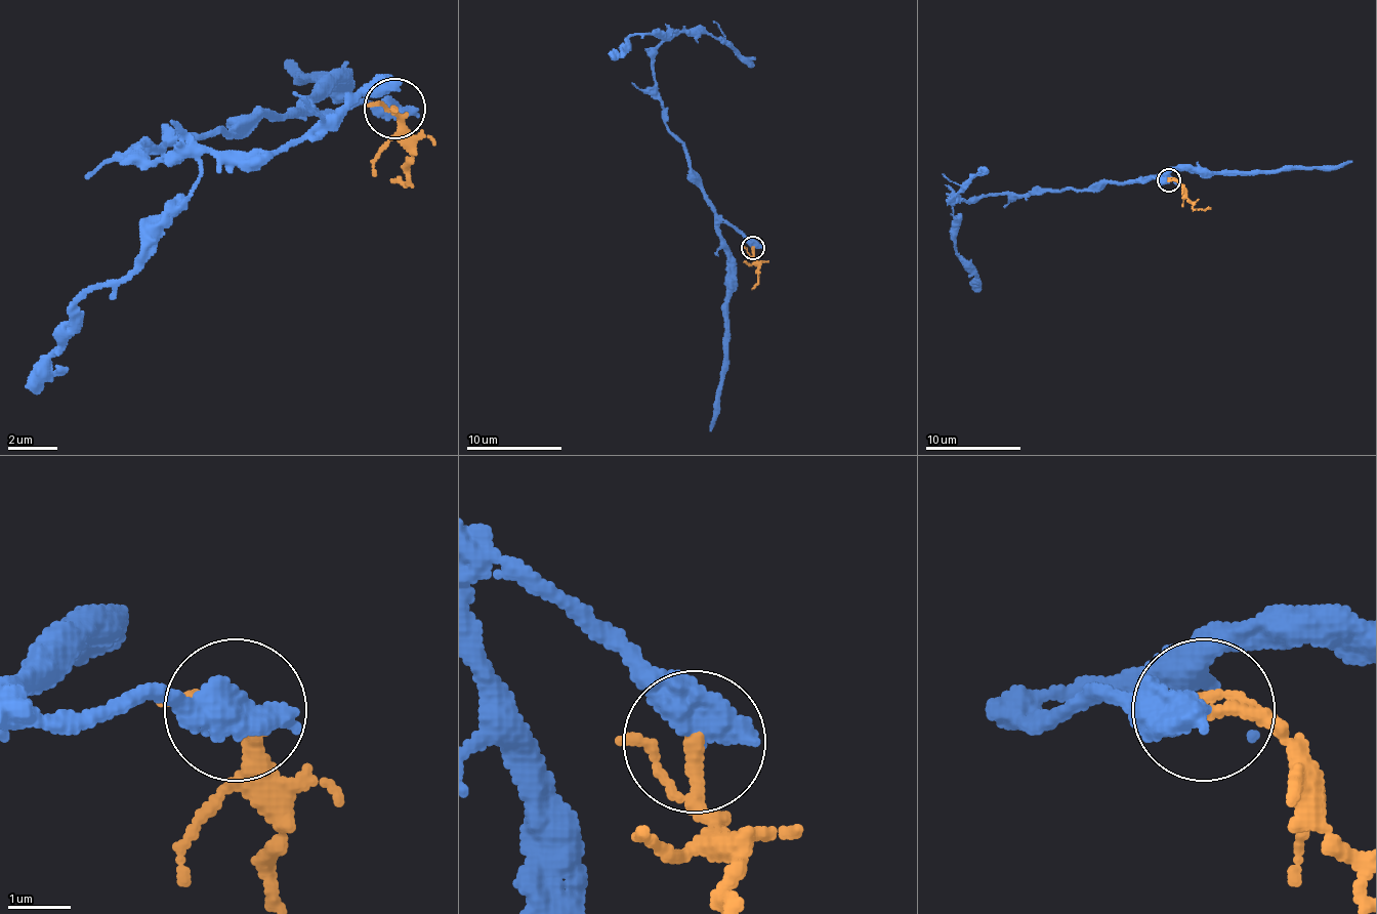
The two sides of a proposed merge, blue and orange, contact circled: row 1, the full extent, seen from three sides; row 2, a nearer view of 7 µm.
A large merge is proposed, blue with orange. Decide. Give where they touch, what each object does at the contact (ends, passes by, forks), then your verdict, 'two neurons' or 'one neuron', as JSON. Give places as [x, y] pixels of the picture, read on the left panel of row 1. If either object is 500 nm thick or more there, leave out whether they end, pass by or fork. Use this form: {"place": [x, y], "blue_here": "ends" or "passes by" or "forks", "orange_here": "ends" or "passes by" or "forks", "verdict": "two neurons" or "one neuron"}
{"place": [394, 109], "verdict": "two neurons"}

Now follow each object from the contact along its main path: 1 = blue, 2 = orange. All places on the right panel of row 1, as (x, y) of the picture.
1: (1168, 180), (1098, 182), (1089, 190), (978, 195), (966, 200), (952, 200), (955, 252), (982, 291)
2: (1168, 180), (1182, 188), (1195, 209), (1211, 207)

